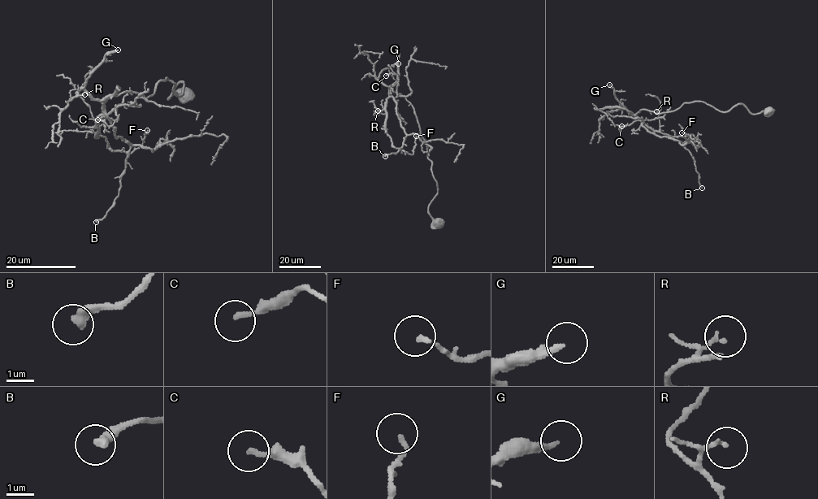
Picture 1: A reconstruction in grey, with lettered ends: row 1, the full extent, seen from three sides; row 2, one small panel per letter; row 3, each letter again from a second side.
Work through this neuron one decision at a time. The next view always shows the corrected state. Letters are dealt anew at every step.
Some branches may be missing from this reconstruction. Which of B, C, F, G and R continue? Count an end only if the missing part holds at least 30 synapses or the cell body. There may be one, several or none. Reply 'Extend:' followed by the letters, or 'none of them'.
Extend: none of them

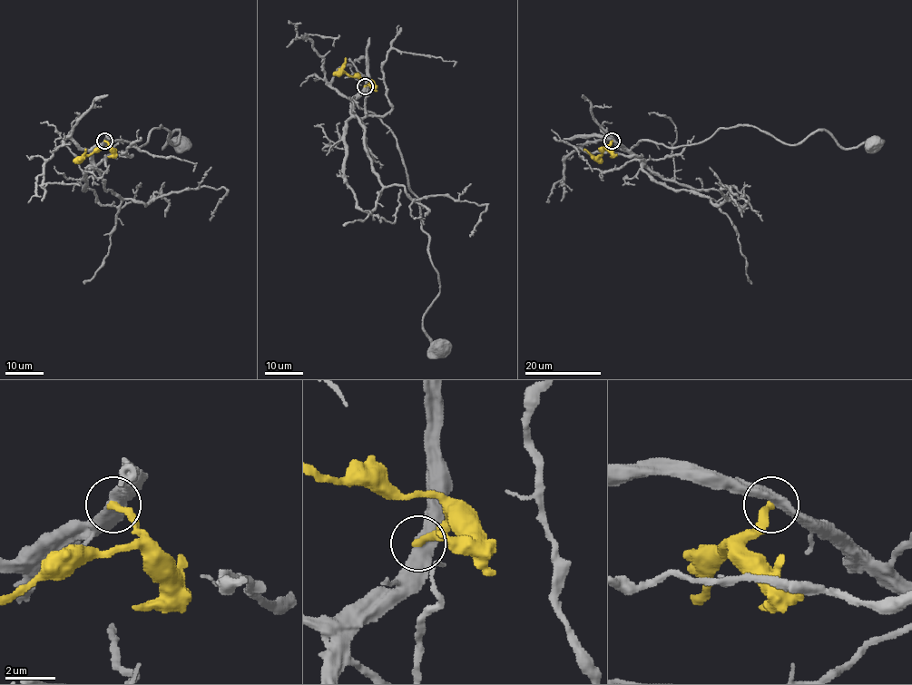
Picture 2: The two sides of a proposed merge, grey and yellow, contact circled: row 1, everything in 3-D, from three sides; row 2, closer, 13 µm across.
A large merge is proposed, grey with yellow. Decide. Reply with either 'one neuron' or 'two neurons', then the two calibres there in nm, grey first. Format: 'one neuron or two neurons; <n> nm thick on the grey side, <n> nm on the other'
two neurons; 480 nm thick on the grey side, 320 nm on the other

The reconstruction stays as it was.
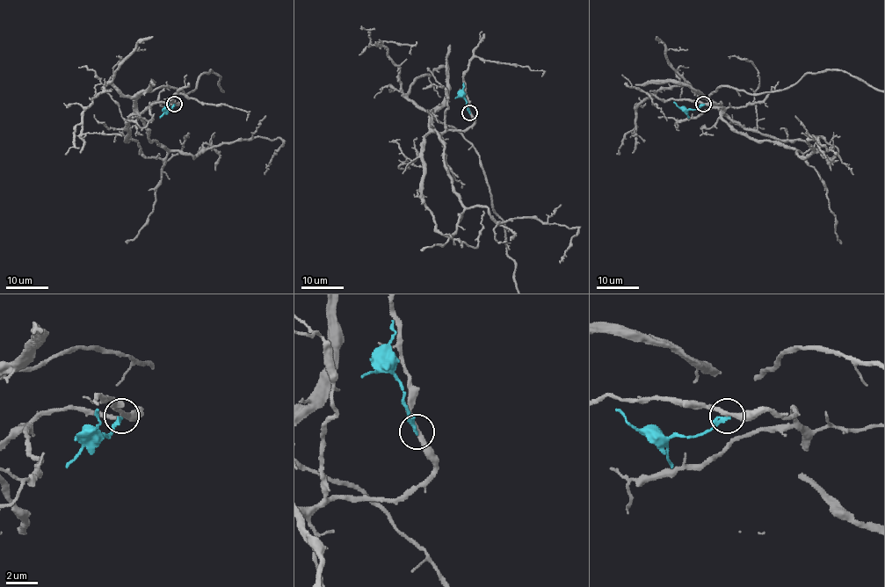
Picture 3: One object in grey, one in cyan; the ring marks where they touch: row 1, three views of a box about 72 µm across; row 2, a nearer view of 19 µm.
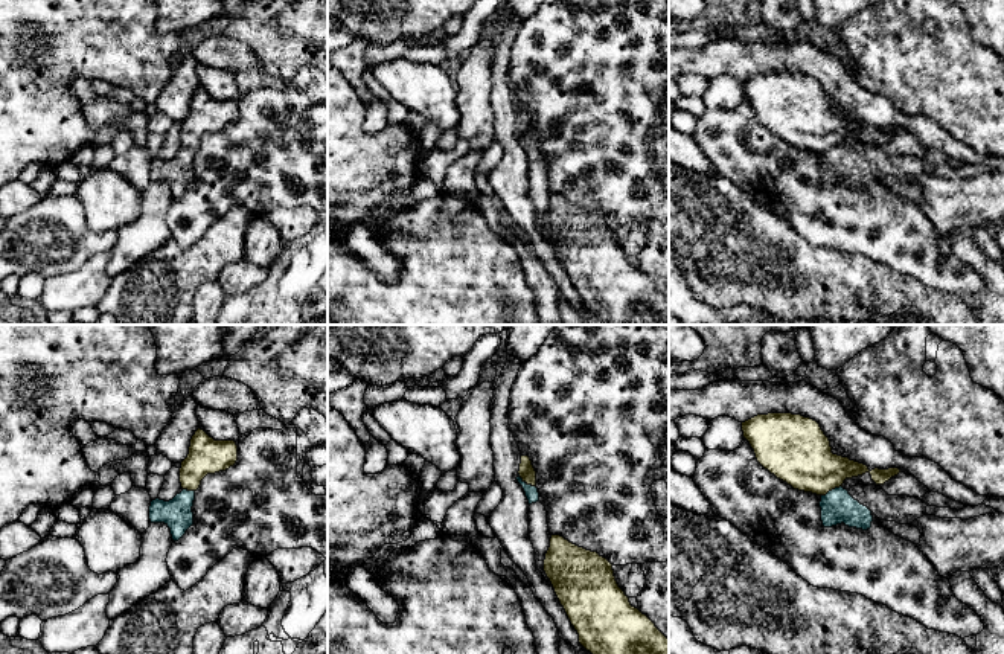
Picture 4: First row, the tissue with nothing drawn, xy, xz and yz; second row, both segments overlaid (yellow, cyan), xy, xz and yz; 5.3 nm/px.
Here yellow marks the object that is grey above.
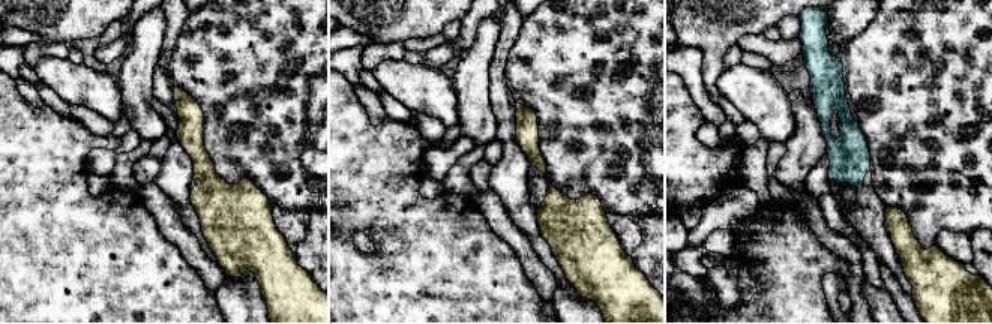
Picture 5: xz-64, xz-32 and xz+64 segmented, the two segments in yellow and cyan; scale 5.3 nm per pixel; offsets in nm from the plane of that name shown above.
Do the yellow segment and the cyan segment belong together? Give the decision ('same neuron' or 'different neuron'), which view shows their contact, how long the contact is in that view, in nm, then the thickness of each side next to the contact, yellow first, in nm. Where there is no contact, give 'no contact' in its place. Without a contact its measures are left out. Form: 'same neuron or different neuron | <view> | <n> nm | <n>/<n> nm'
different neuron | xz | 120 nm | 90/70 nm

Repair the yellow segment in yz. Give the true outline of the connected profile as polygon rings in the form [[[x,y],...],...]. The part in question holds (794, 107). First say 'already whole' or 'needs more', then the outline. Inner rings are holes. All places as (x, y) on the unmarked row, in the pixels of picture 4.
already whole; [[[792,72],[757,73],[742,81],[743,96],[757,120],[794,148],[826,154],[846,137],[865,131],[884,143],[899,127],[868,128],[867,123],[832,111],[830,99],[820,82]]]

